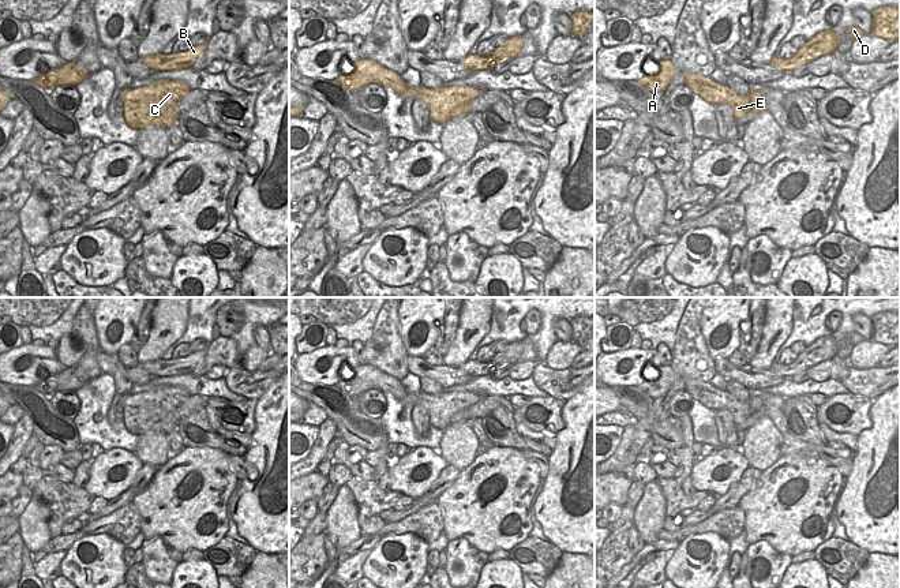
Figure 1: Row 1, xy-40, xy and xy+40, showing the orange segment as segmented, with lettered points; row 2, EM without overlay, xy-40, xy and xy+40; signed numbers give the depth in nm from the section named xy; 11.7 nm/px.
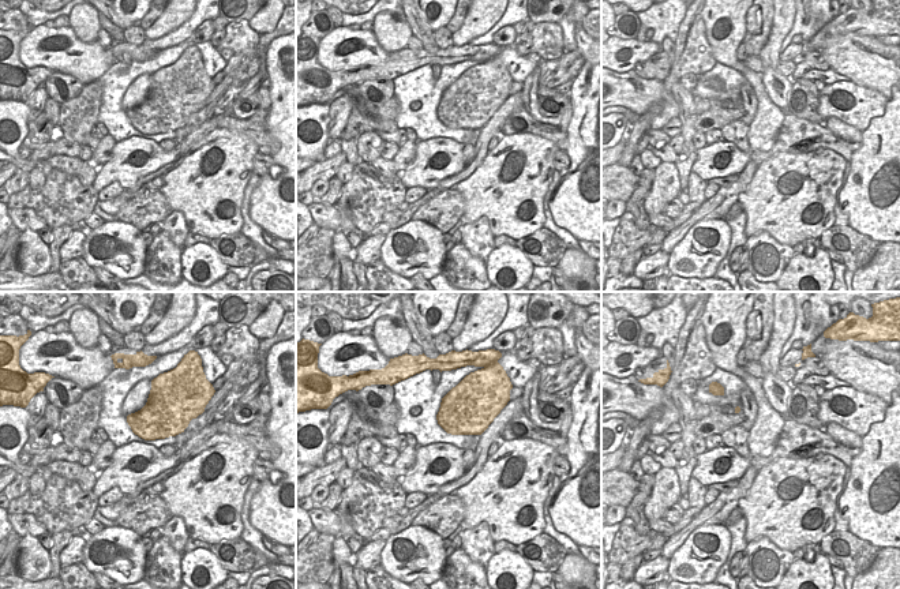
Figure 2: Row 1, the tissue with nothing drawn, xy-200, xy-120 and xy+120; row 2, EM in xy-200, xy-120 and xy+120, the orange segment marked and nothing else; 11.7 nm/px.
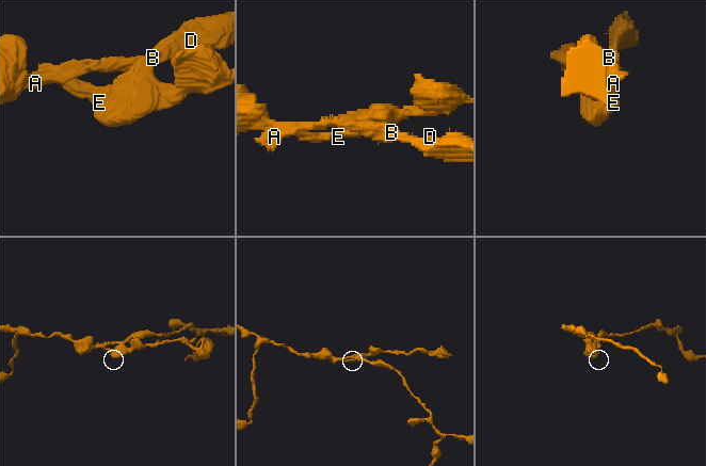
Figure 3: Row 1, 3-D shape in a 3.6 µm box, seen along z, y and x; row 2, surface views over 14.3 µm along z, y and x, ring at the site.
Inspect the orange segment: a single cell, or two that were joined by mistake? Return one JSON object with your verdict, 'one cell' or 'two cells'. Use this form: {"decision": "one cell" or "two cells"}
{"decision": "two cells"}

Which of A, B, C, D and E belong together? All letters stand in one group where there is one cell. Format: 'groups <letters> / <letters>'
groups A B D / C E

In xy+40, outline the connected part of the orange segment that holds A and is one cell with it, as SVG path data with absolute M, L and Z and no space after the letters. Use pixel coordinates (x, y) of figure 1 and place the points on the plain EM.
M660 366L660 372L656 379L649 379L638 385L641 390L648 393L652 398L664 396L676 381L676 374L671 366Z

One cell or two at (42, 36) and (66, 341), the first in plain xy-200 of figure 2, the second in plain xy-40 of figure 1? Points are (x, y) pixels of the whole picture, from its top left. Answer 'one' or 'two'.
two

